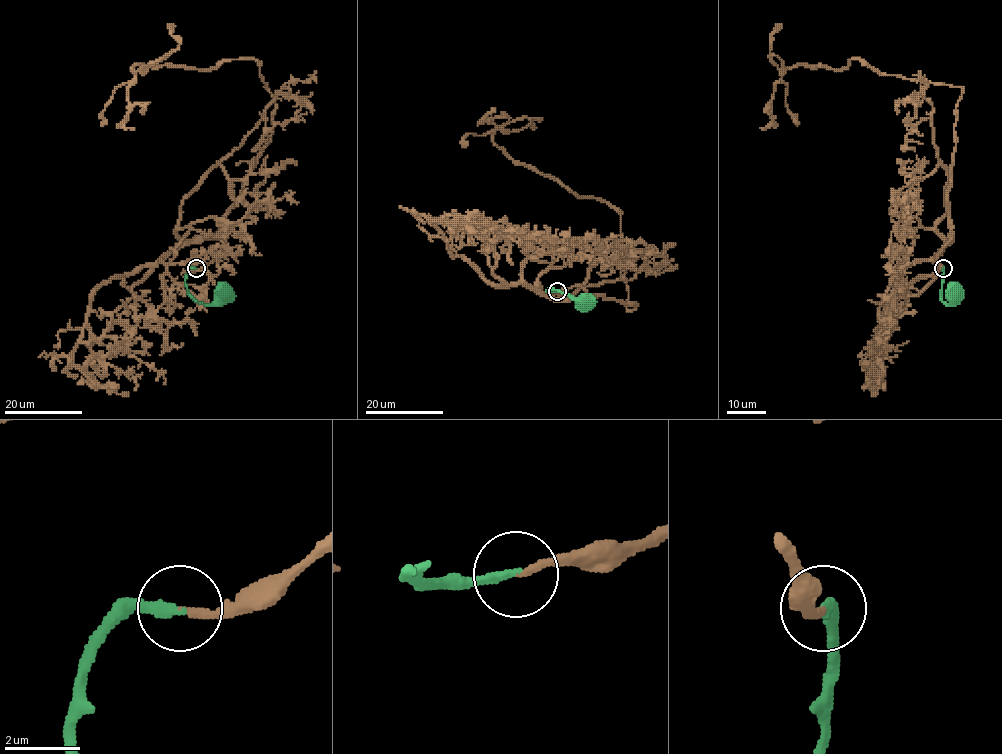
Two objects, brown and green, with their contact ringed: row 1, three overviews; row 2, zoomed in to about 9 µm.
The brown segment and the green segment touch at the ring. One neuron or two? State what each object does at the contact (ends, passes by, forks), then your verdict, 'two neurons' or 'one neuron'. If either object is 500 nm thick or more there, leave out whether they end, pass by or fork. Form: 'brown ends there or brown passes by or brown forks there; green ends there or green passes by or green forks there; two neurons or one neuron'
brown ends there; green ends there; one neuron

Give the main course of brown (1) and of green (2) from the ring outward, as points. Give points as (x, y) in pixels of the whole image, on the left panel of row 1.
1: (196, 268), (222, 250), (220, 223), (272, 131), (275, 104), (253, 58), (131, 67), (175, 51), (170, 23)
2: (196, 268), (190, 269), (185, 279), (187, 291), (195, 299), (215, 304), (225, 294)

